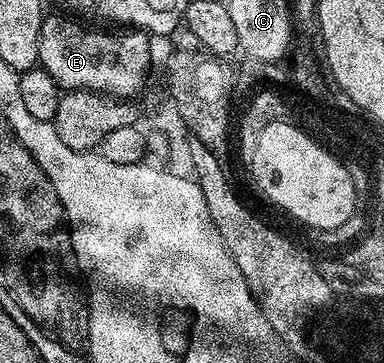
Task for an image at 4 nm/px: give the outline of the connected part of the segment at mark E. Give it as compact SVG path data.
M44 16L41 23L41 39L39 40L39 65L59 84L60 90L88 89L90 93L106 93L108 97L135 99L147 85L147 72L151 69L151 45L148 34L142 31L119 31L114 37L111 33L98 33L78 25L70 16Z

